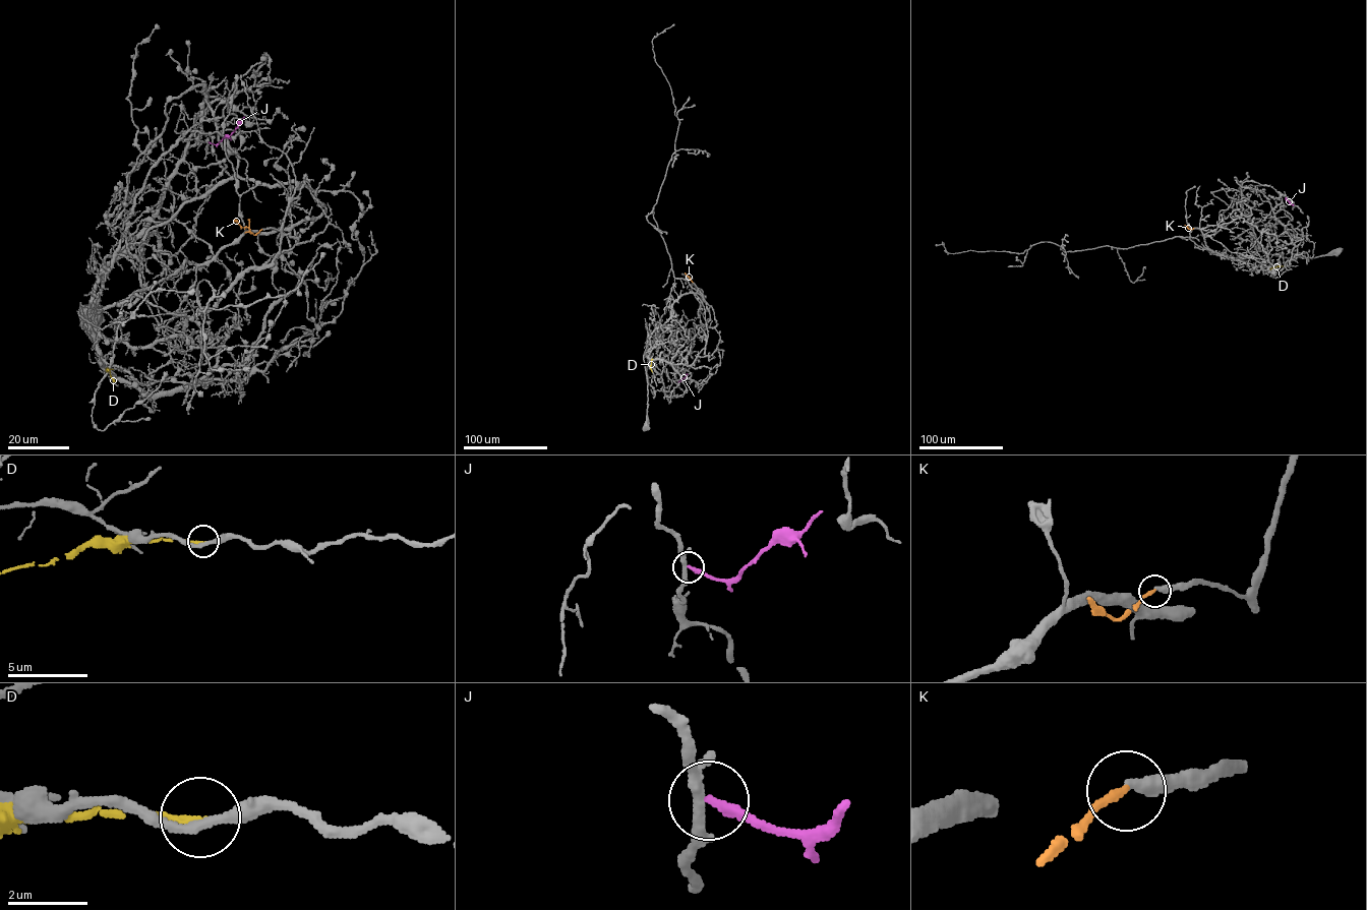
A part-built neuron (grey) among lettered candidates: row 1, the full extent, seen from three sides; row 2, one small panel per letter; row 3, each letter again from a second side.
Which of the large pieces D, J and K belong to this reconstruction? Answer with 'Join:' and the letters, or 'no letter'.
Join: K

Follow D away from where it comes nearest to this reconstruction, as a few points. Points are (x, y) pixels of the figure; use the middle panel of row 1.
D: (652, 371), (652, 359)

